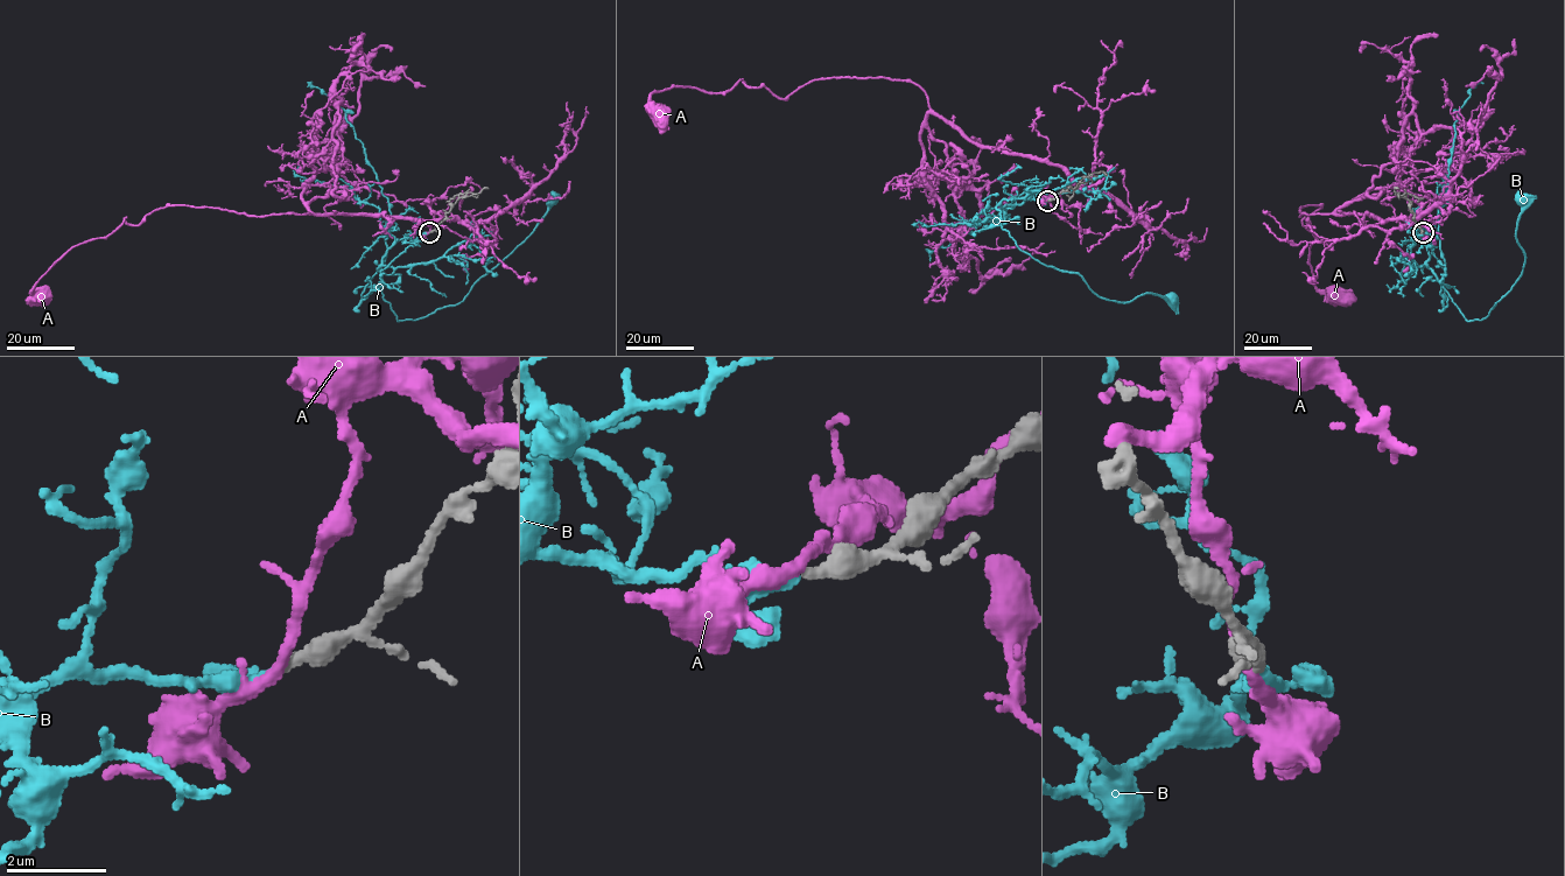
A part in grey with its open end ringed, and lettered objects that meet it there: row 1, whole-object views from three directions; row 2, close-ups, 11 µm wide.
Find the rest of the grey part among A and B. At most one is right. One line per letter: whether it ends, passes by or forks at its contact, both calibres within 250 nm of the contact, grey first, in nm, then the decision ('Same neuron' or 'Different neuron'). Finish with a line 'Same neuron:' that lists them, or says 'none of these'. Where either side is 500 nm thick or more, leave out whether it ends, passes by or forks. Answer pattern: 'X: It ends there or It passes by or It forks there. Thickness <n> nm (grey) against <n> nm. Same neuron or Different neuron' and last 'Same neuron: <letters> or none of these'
A: It passes by. Thickness 400 nm (grey) against 260 nm. Different neuron
B: It passes by. Thickness 360 nm (grey) against 200 nm. Same neuron
Same neuron: B

